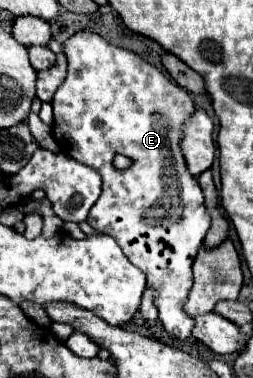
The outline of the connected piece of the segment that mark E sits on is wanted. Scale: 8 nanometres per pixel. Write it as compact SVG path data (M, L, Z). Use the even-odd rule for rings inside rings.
M88 29L74 33L64 43L64 53L68 59L68 75L52 99L52 133L64 155L96 169L102 175L102 195L94 203L86 221L98 233L118 239L130 263L148 275L148 287L158 291L156 307L160 323L170 337L184 341L190 337L194 323L192 317L184 313L182 305L188 295L188 287L192 287L192 263L204 241L204 235L210 229L210 215L204 207L204 195L198 181L188 175L178 147L180 127L194 111L194 101L188 91L170 81L158 67L144 61L134 51L110 45L104 37ZM116 153L132 159L132 165L126 171L118 171L112 165Z

